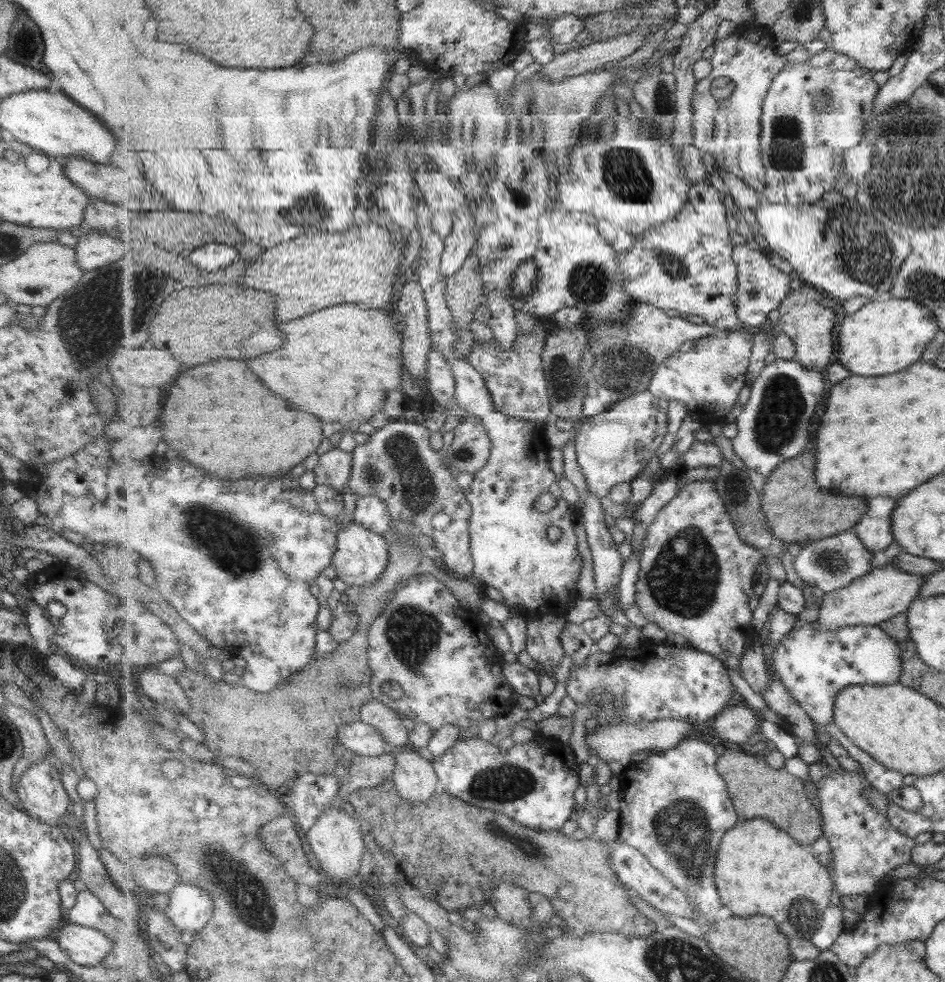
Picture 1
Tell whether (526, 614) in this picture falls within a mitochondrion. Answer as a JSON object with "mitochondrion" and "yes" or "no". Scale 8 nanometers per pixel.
{"mitochondrion":"no"}

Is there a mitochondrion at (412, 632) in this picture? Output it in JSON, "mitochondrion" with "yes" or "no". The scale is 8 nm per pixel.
{"mitochondrion":"yes"}

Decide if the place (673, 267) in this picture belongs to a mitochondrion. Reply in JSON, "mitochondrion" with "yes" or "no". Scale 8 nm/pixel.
{"mitochondrion":"yes"}

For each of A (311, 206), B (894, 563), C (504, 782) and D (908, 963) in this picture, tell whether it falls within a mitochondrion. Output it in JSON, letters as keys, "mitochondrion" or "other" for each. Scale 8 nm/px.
{"A":"mitochondrion","B":"other","C":"mitochondrion","D":"other"}

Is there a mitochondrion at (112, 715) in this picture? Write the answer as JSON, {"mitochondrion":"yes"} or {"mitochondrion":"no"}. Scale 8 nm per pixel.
{"mitochondrion":"no"}

